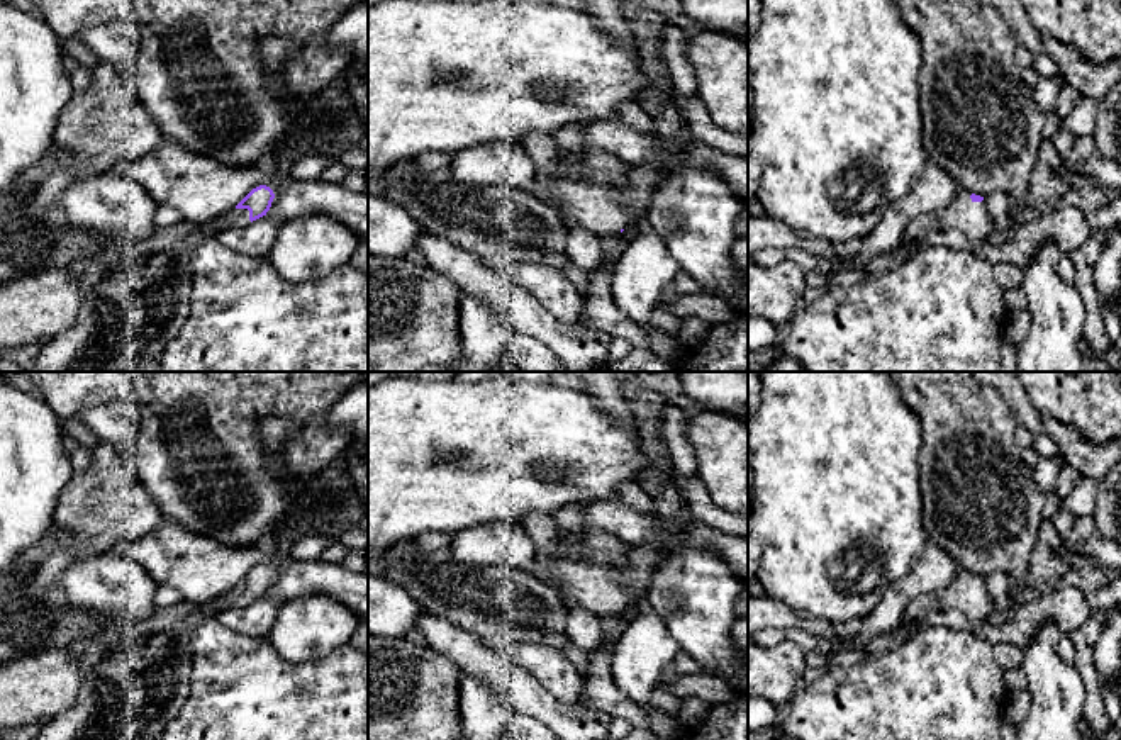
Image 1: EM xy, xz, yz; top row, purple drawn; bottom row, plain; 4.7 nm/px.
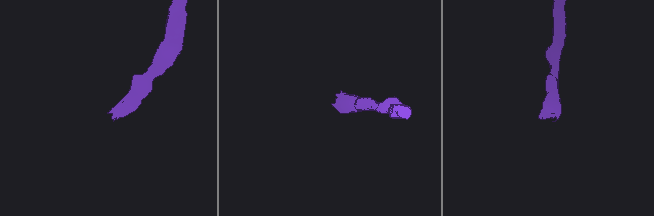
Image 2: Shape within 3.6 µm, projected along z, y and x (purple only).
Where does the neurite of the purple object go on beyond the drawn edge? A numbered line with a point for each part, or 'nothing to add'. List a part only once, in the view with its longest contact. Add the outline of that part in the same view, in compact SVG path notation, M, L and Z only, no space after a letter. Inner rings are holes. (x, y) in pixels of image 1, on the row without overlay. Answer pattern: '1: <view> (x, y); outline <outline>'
1: xy (136, 676); outline M234 587L210 604L183 601L156 608L146 618L120 621L90 638L78 660L81 686L76 703L41 725L36 740L158 740L190 692L193 630L222 609L248 604L249 591Z

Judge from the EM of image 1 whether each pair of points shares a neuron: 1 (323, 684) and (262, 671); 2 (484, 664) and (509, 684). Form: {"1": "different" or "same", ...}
{"1": "same", "2": "same"}

